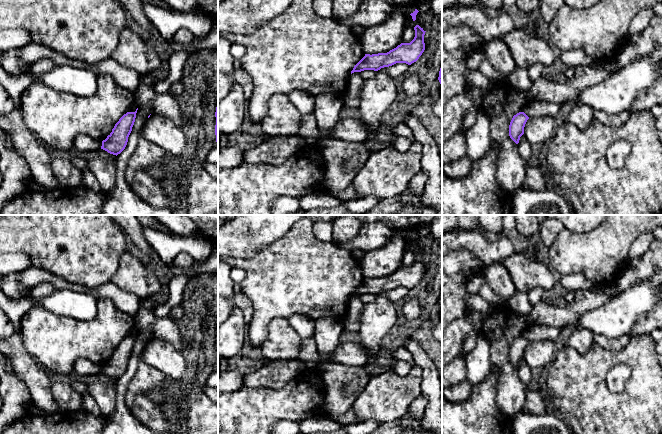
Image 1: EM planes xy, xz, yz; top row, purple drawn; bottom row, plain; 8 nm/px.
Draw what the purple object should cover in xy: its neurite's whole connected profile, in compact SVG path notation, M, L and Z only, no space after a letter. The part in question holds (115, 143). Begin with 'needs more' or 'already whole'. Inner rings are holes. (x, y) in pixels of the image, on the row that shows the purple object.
already whole; M138 108L135 112L127 112L119 119L112 132L102 141L101 149L116 156L125 149L135 122L137 110Z

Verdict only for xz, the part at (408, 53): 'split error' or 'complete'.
complete

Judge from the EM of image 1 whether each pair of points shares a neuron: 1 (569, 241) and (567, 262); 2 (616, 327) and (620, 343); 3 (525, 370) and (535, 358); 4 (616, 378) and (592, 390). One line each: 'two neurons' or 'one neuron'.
1: one neuron
2: two neurons
3: two neurons
4: two neurons

